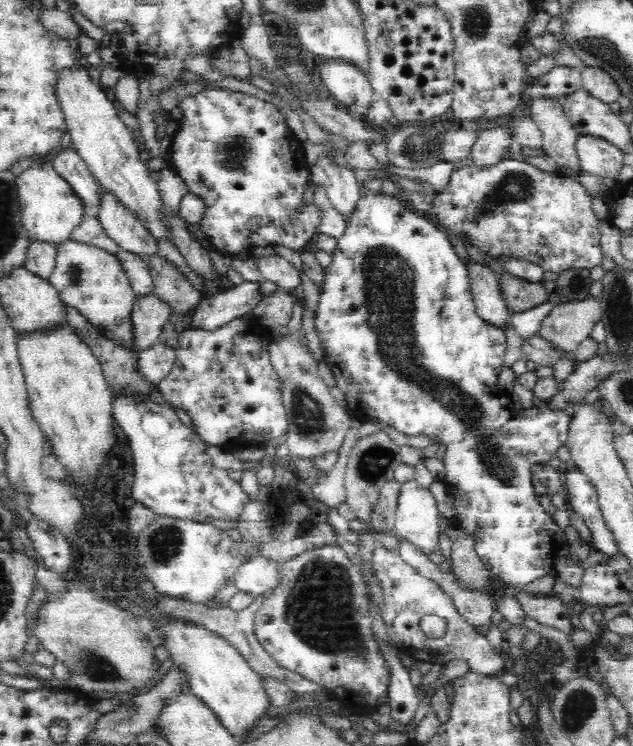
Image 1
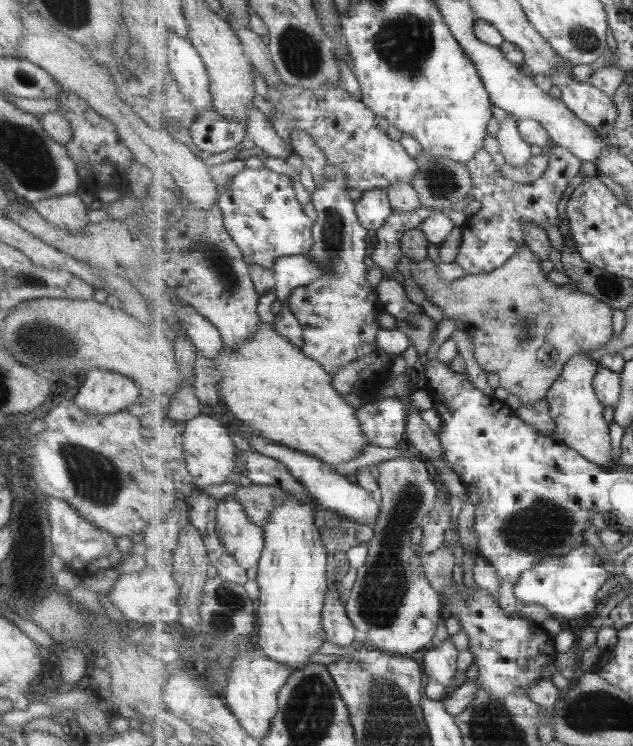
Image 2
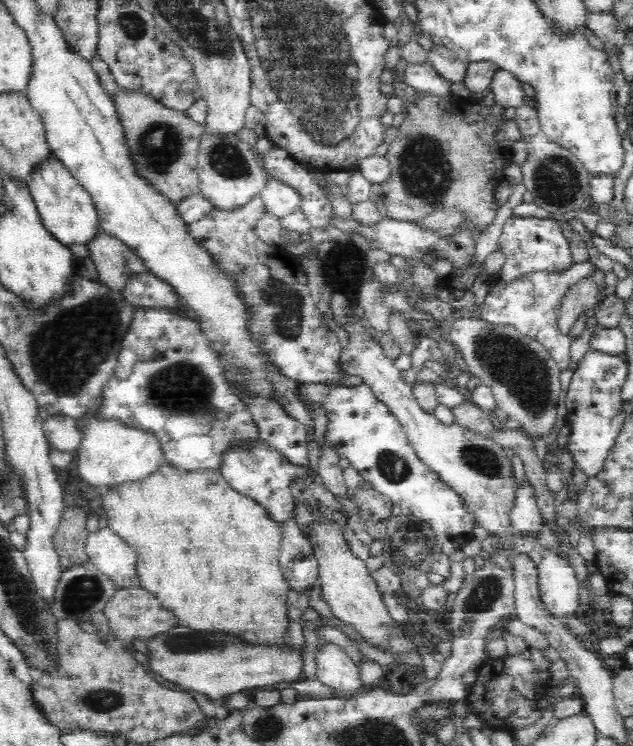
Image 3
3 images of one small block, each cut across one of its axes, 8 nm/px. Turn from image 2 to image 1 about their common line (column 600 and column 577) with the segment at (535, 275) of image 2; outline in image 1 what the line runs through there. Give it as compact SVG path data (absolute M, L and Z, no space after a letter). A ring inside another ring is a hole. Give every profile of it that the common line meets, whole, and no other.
M589 295L586 299L560 303L541 322L537 333L546 342L552 341L564 352L575 352L590 337L594 324L600 322L601 302Z

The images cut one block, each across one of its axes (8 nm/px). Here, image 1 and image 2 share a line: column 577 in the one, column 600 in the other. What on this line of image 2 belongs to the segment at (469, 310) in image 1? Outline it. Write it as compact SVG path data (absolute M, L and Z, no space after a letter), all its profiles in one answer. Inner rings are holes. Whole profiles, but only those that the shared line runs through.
M584 544L566 556L547 558L534 568L525 570L514 584L513 593L522 605L542 605L549 610L550 616L571 621L595 612L600 593L606 588L611 572L612 569L603 563L601 556Z

